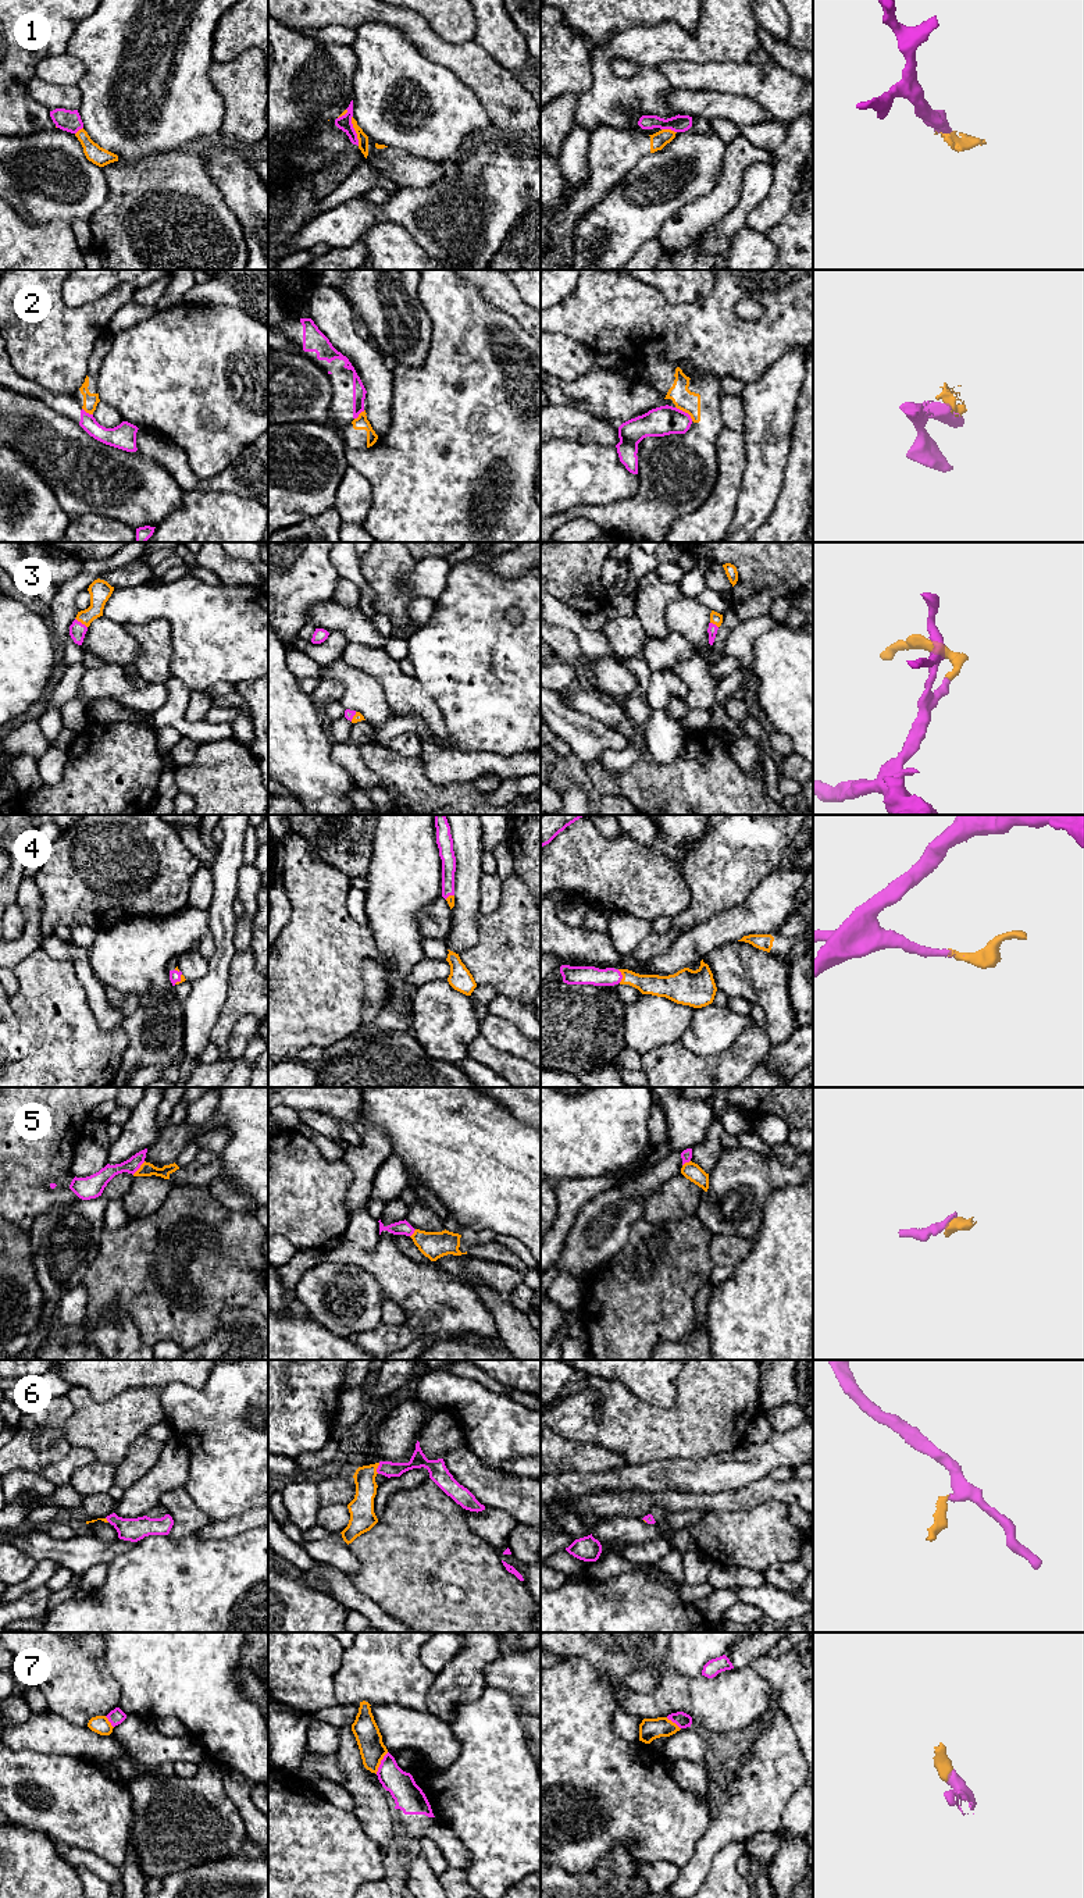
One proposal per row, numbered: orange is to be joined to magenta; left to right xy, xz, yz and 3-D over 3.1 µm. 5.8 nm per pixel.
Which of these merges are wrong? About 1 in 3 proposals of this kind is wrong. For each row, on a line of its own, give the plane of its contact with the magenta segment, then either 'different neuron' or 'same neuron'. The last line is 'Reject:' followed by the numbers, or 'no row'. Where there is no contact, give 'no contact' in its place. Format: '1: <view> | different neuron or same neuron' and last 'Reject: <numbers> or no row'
1: xz | different neuron
2: yz | different neuron
3: xy | same neuron
4: yz | same neuron
5: xy | different neuron
6: xz | same neuron
7: xz | different neuron
Reject: 1, 2, 5, 7

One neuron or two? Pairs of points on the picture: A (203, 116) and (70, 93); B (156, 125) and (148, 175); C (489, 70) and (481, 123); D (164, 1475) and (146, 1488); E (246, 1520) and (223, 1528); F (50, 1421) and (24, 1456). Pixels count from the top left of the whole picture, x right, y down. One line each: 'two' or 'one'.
A: two
B: two
C: two
D: one
E: one
F: one

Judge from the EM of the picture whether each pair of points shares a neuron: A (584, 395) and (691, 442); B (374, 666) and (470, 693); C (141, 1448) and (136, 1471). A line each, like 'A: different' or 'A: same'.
A: different
B: different
C: same

